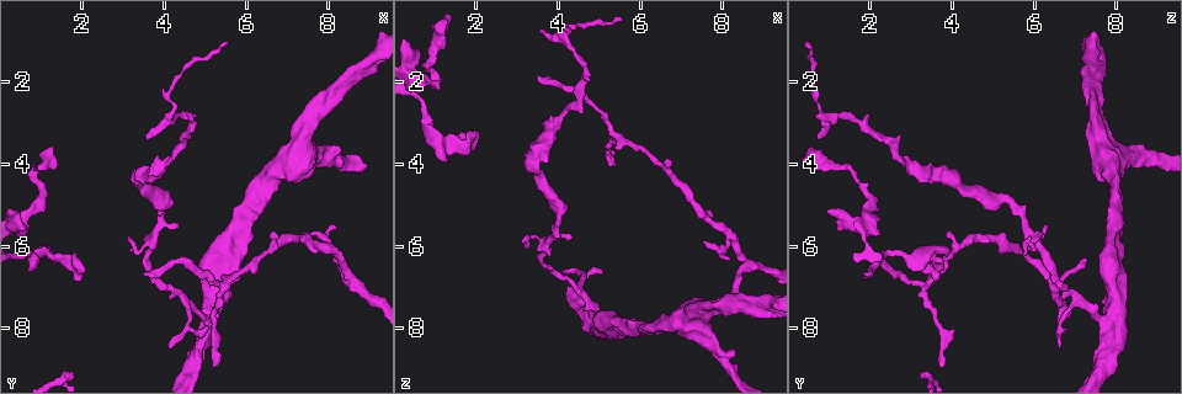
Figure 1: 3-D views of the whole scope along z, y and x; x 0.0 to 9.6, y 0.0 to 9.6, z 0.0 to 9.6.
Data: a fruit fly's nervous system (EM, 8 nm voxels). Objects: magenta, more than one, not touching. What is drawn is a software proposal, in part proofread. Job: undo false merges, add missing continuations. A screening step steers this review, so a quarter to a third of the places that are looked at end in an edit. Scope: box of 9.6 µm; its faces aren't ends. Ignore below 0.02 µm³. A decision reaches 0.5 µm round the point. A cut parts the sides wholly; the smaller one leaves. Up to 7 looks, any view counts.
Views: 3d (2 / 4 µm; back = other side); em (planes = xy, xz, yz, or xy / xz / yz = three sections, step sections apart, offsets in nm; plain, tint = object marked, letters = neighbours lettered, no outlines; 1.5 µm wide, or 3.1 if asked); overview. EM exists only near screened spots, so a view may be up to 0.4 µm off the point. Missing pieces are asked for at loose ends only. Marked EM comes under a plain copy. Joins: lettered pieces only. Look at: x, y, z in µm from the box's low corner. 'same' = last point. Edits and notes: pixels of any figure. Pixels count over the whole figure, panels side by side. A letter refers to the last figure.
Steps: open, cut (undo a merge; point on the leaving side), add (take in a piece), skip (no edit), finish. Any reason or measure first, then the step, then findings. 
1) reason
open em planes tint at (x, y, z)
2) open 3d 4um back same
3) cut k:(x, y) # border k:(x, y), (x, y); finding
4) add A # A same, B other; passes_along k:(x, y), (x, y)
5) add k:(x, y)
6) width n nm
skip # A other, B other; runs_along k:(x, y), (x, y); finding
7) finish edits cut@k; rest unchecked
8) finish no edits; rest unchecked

tapers out
open em xz step 4 letters at (3.65, 3.35, 0.75)

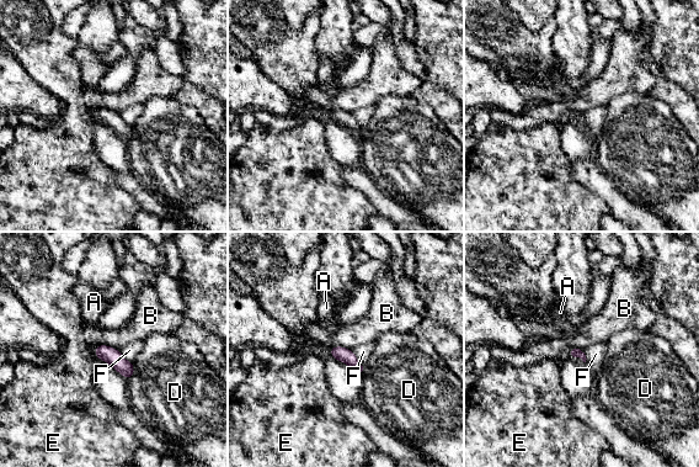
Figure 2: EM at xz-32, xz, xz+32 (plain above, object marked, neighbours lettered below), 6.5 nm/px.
open em xy step 4 letters same

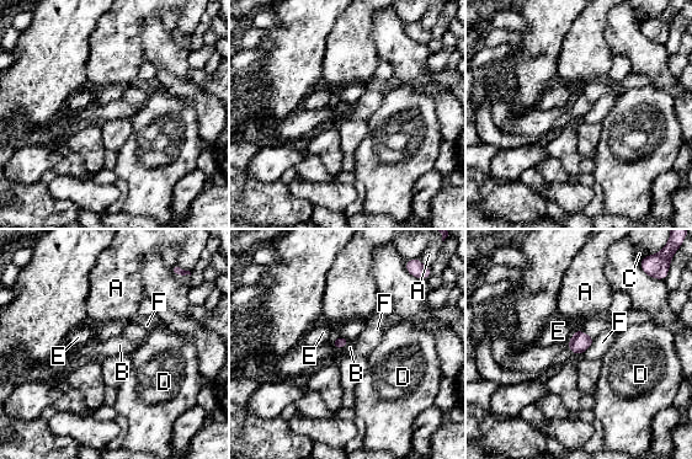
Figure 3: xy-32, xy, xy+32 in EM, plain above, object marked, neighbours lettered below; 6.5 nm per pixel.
skip # A other, B other, C other, D other, E other, F other; border 3:(350, 340), (342, 347), (334, 348); no lettered piece goes on from it

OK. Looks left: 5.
open 3d 4um at (8.10, 6.30, 7.25)

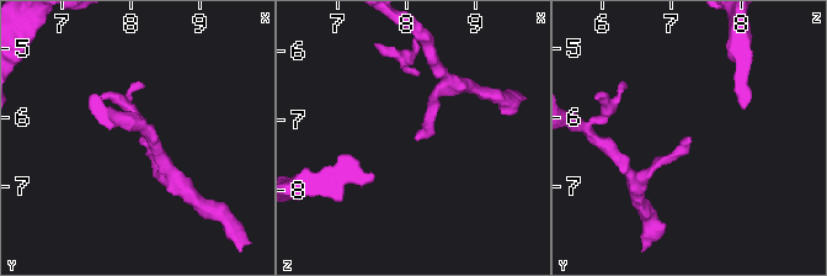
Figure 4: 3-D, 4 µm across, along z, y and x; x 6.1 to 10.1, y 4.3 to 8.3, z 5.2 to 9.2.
now the EM
open em xy step 4 letters at (8.10, 6.30, 7.30)

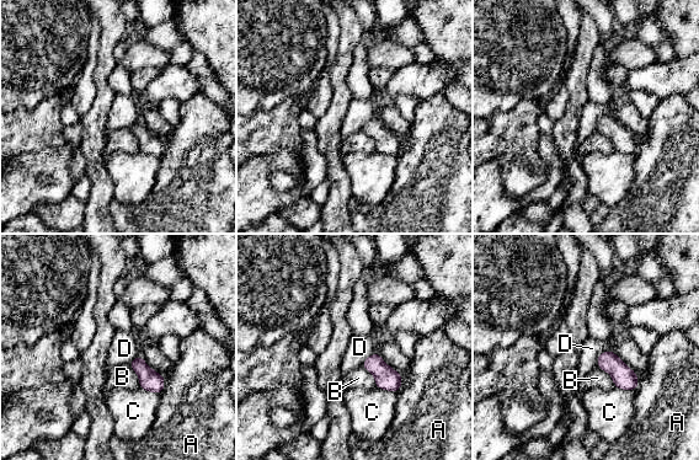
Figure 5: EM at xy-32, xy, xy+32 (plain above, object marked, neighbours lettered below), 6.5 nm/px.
skip # A other, B other, C other, D other; border 5:(608, 349), (597, 357), (596, 365); no lettered piece goes on from it

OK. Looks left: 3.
tapers out
open 3d 4um at (5.15, 8.90, 3.70)

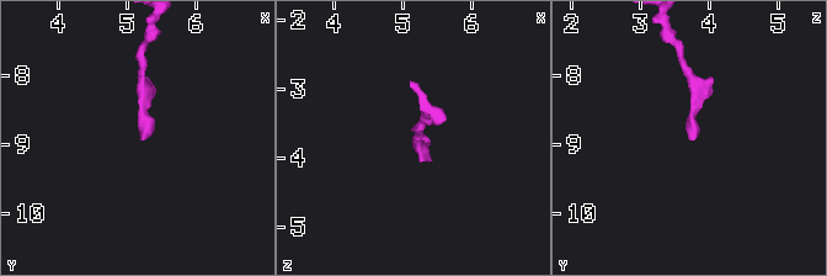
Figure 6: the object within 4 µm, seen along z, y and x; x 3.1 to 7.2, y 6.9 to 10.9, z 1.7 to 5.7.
open em planes letters at (5.20, 8.90, 3.70)

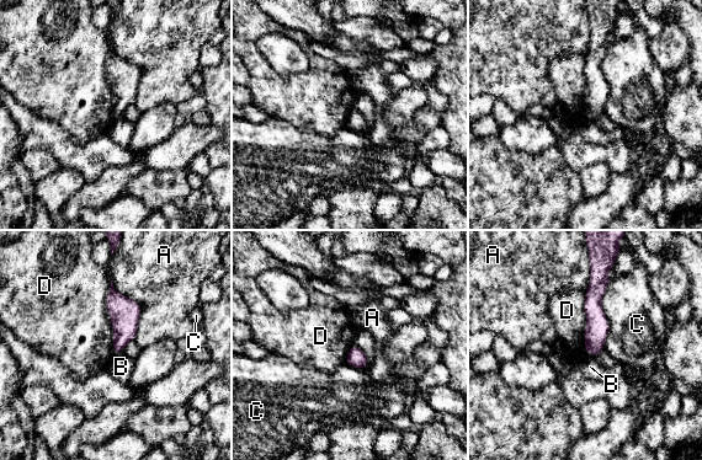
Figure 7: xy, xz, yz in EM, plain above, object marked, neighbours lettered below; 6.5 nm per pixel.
width 120 nm
skip # A other, B other, C other, D other; runs_along 7:(593, 274), (595, 278), (595, 352); no lettered piece goes on from it

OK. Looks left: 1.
finish no edits; rest unchecked

